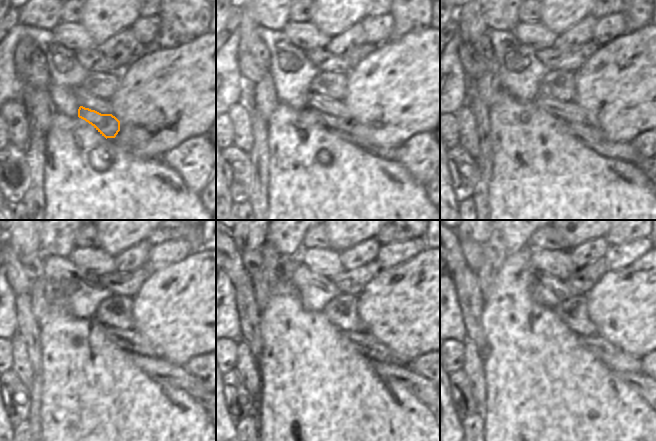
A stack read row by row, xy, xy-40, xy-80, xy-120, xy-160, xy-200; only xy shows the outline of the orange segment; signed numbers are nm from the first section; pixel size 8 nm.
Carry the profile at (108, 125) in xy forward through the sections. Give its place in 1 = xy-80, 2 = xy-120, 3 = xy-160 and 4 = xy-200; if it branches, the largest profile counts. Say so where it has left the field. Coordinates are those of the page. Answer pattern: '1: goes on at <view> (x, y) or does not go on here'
1: goes on at xy-80 (590, 136)
2: goes on at xy-120 (159, 369)
3: goes on at xy-160 (419, 386)
4: goes on at xy-200 (642, 384)

